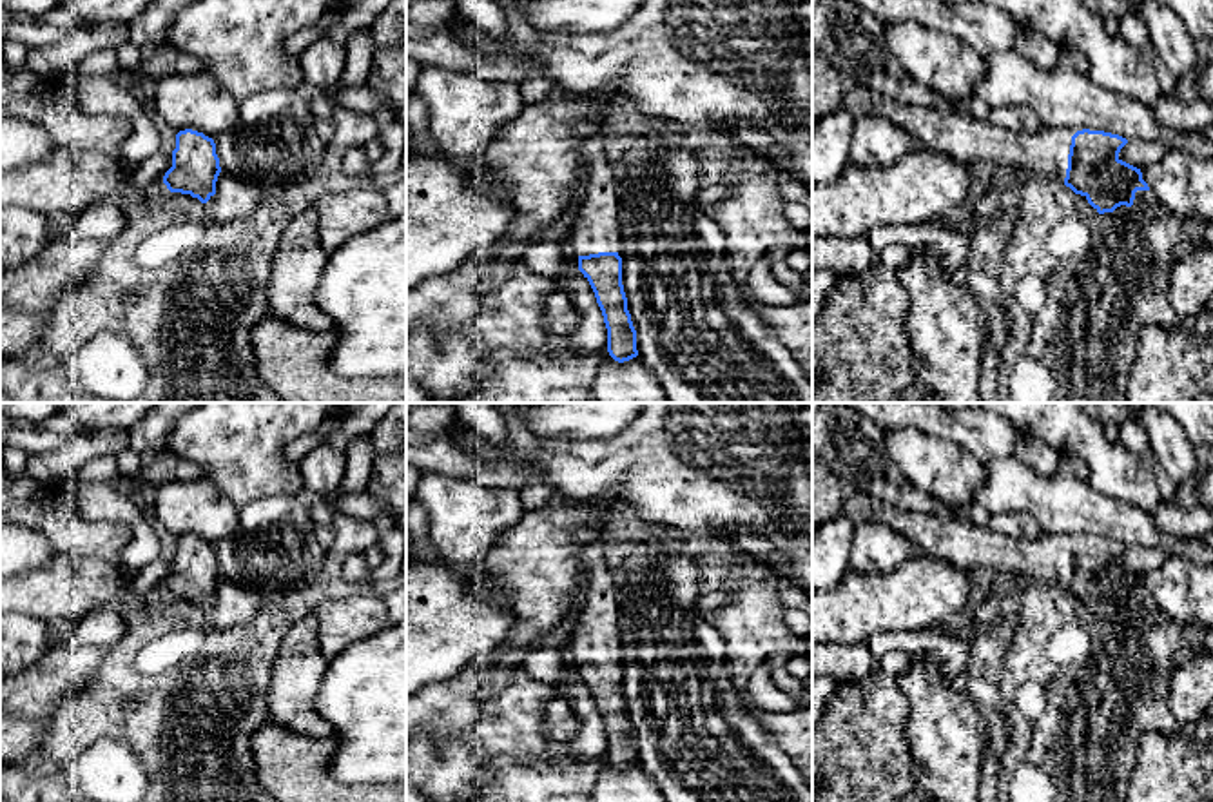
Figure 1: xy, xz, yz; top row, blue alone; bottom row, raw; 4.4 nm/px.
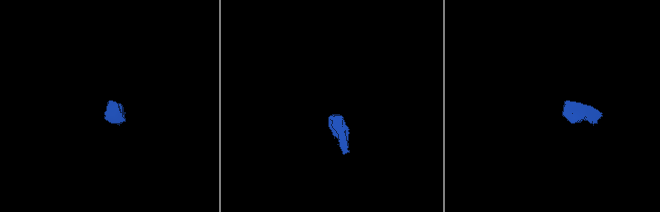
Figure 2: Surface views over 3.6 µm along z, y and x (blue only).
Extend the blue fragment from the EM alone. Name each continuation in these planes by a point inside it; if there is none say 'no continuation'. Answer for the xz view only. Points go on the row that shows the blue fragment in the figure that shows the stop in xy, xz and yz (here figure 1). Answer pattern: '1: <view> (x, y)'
1: xz (591, 227)

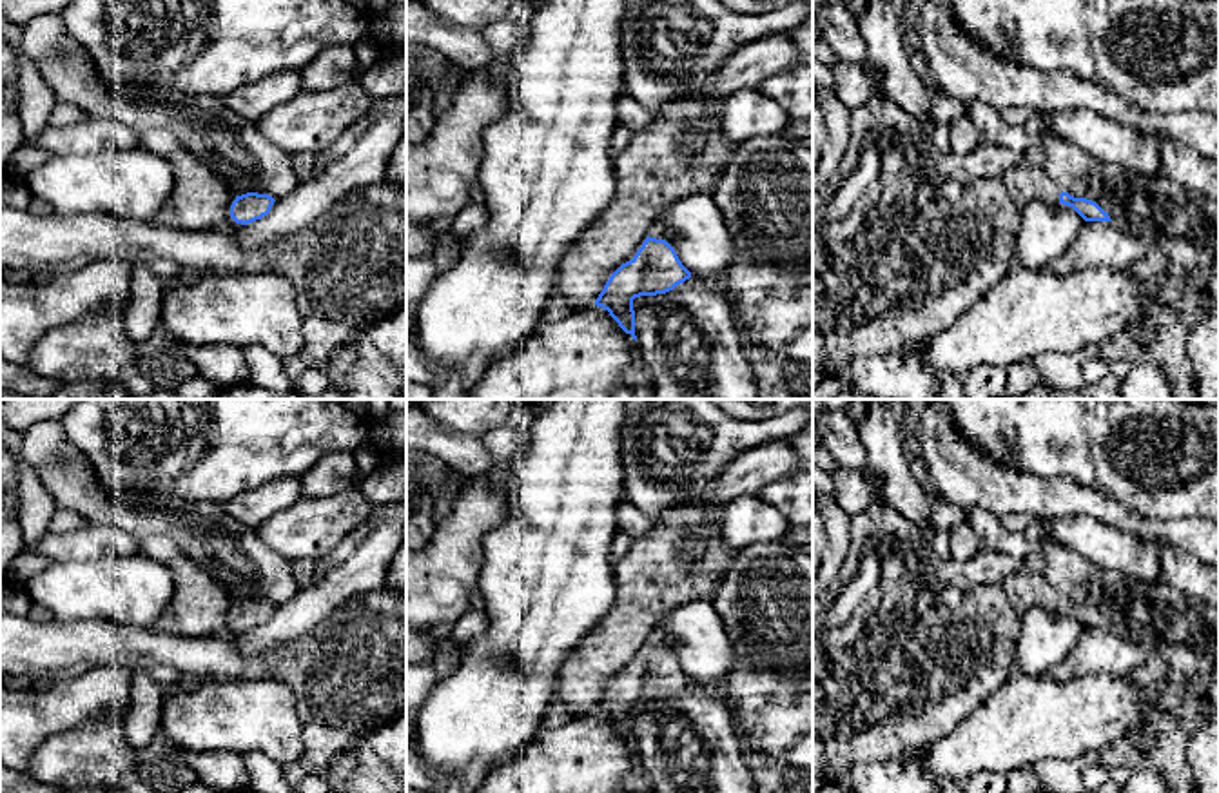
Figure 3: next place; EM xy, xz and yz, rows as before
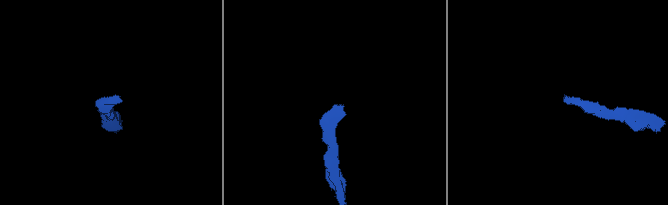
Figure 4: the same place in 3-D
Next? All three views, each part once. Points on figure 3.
1: xz (657, 229)

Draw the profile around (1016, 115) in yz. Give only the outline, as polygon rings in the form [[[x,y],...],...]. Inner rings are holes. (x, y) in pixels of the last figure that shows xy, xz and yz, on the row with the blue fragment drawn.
[[[1010,105],[1010,107],[1001,107],[1000,114],[1001,114],[1005,125],[1032,127],[1038,113],[1027,105]]]

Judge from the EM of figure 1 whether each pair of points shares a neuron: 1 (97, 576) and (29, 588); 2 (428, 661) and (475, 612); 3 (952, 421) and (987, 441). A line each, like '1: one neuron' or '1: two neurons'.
1: one neuron
2: one neuron
3: one neuron

